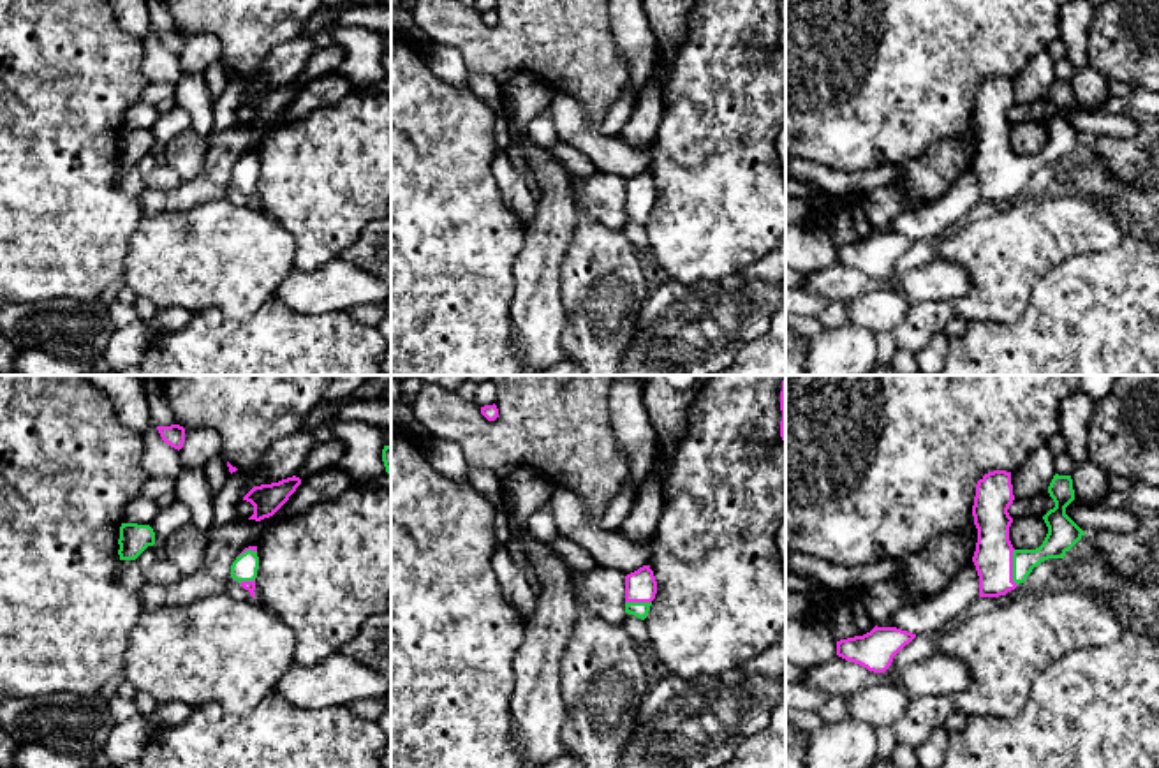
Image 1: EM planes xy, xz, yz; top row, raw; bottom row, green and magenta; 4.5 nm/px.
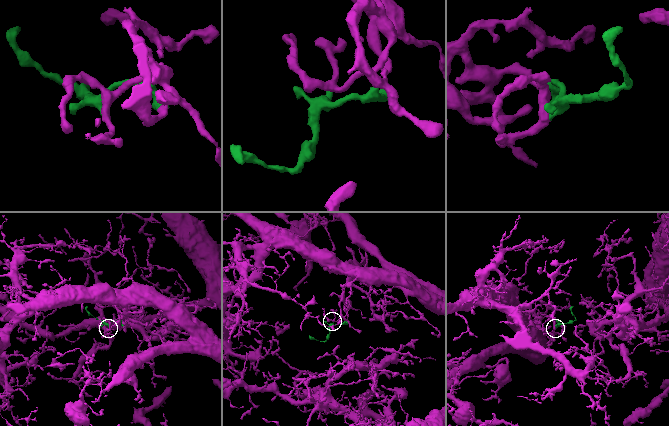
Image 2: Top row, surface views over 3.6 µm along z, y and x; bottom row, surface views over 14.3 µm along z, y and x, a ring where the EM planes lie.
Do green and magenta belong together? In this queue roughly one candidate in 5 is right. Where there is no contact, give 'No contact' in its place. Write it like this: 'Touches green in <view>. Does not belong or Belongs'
Touches green in yz. Belongs

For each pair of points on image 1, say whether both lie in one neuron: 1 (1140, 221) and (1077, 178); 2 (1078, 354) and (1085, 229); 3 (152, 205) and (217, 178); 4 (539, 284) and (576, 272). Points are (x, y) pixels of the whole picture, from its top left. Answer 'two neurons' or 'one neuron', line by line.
1: one neuron
2: two neurons
3: one neuron
4: two neurons

